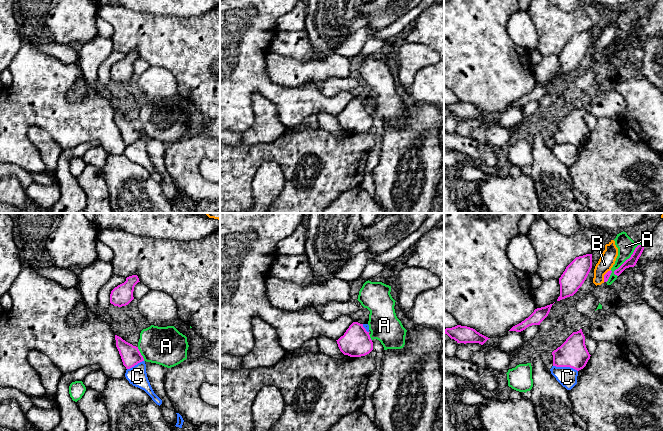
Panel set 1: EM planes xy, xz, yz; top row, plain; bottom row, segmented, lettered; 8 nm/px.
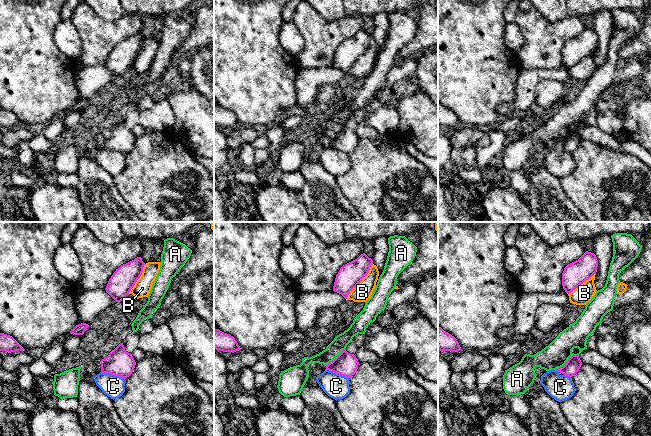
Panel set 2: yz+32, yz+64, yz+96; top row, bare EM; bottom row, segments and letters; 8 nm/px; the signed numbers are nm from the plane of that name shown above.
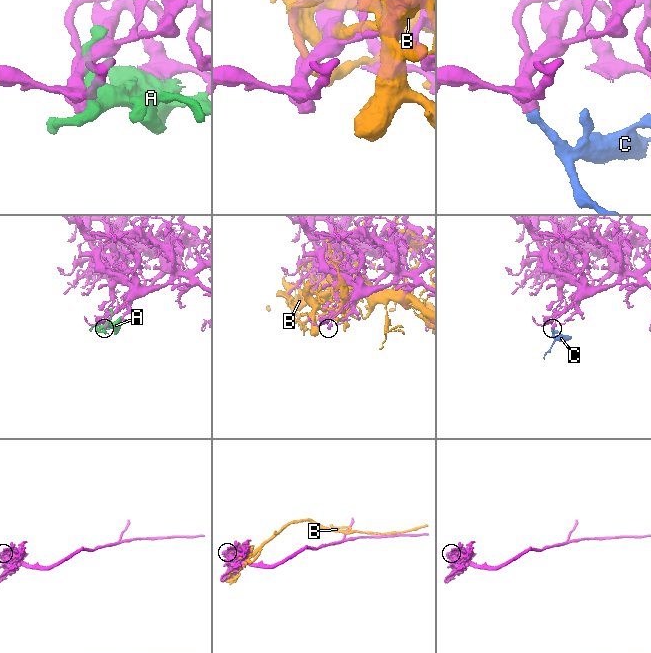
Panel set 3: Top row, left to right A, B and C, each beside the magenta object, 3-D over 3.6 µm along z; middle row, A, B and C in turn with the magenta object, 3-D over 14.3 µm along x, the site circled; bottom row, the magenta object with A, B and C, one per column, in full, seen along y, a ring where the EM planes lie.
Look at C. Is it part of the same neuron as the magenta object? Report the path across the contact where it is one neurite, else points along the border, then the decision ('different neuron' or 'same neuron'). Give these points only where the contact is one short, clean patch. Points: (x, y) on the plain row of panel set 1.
border along yz (553, 141), (569, 142), (577, 147); different neuron

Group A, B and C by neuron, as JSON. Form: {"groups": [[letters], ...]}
{"groups": [["A", "C"], ["B"]]}

